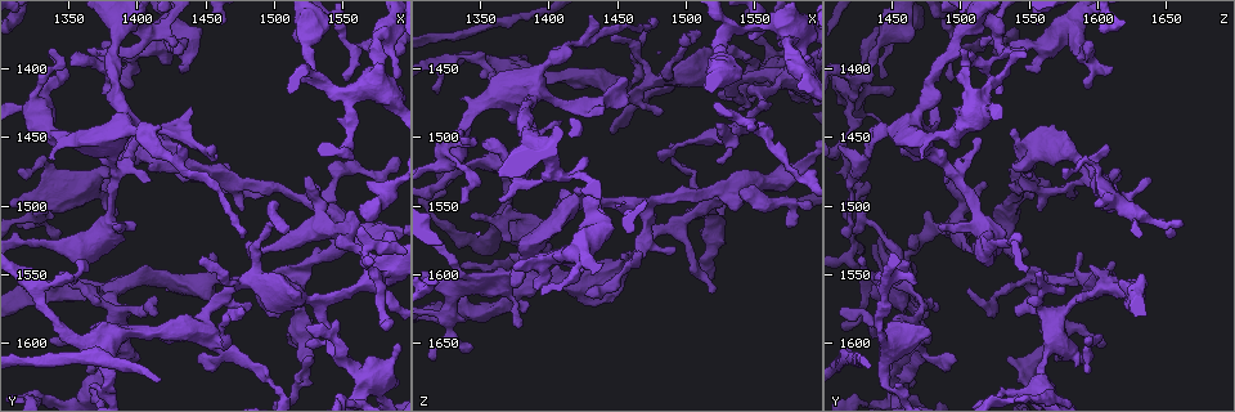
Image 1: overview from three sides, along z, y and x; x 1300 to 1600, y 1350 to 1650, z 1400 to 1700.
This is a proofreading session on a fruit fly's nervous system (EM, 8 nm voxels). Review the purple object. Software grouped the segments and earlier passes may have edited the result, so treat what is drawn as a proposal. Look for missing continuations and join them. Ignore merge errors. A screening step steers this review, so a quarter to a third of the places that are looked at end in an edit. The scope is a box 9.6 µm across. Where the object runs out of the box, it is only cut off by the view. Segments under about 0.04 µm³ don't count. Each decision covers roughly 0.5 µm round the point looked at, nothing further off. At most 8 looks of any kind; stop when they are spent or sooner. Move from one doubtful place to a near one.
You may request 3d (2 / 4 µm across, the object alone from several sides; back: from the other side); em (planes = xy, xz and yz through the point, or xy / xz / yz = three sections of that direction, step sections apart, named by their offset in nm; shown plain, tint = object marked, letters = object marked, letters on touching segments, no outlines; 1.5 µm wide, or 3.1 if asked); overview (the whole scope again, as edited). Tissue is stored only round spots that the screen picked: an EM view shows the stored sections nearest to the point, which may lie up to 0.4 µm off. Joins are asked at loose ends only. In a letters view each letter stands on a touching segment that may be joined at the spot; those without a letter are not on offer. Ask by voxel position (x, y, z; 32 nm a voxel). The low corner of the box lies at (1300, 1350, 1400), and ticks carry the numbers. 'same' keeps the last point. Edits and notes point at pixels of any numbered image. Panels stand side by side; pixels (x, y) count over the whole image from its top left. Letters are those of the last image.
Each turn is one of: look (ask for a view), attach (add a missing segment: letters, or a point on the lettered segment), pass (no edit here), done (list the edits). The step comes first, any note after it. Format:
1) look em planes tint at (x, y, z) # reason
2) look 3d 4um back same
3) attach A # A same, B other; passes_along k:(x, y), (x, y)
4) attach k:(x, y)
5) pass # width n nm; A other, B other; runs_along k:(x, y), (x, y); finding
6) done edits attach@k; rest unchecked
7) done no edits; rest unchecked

look em planes letters at (1484, 1540, 1516)

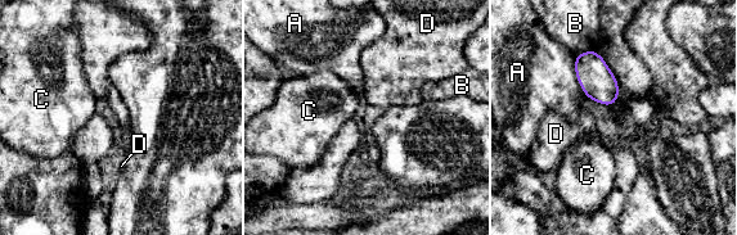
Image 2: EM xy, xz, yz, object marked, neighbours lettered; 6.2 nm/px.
pass # width 110 nm; A other, B other, C other, D other; no lettered segment goes on from it

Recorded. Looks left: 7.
look em planes letters at (1516, 1600, 1606) # an open end

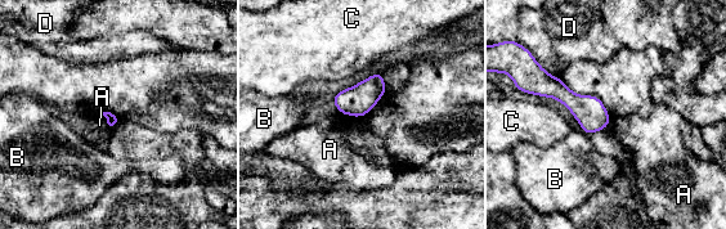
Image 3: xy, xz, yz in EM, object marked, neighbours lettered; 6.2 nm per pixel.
pass # A other, B other, C other, D other; border 3:(340, 113), (361, 119); none of them fits

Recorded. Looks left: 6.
look 3d 4um at (1530, 1494, 1550)

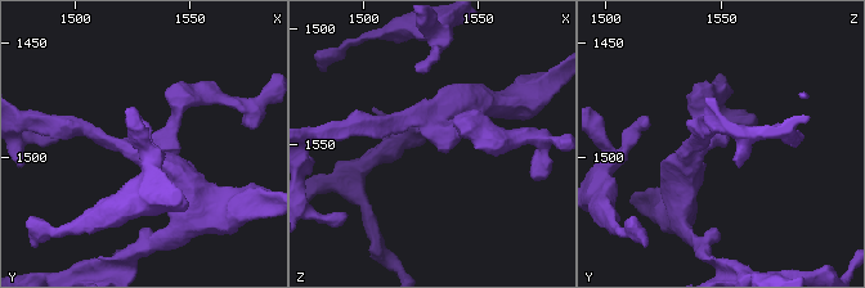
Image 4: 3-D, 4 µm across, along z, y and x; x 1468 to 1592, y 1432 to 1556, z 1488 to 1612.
look em planes plain at (1531, 1494, 1551) # arm_widths 200, 480 nm; shape alone is not enough

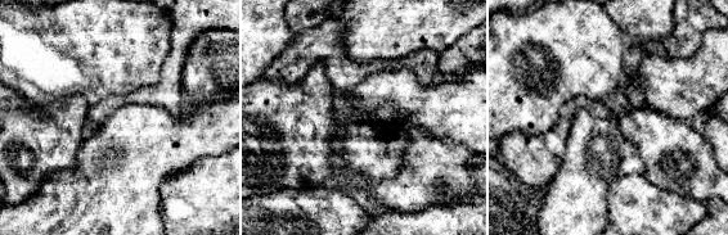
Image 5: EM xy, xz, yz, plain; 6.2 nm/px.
look em planes letters same

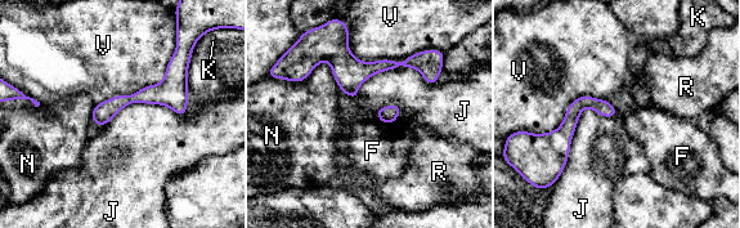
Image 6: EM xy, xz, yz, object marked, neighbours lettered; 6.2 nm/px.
pass # F other, J other, K other, N other, R other, V other; border 6:(617, 115), (582, 111), (556, 180); no lettered segment goes on from it

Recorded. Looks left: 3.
done no edits; rest unchecked

